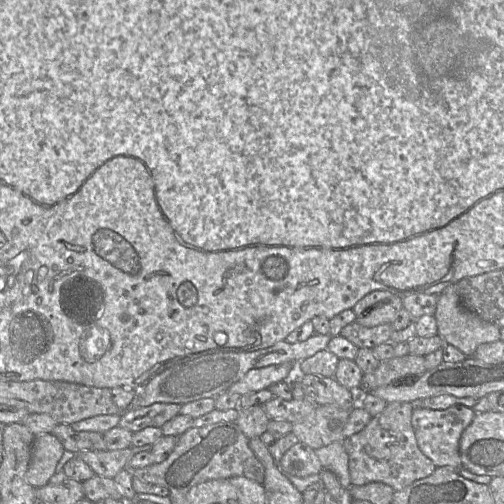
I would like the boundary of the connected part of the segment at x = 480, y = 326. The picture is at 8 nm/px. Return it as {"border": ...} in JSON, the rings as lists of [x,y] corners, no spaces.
{"border":[[[456,284],[438,295],[434,316],[444,345],[453,345],[466,356],[472,357],[479,345],[500,339],[501,328],[482,320],[462,305]]]}

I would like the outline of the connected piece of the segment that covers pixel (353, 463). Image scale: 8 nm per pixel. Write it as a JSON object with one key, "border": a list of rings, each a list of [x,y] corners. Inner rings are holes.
{"border":[[[410,402],[388,403],[364,429],[343,440],[352,486],[382,482],[394,491],[400,491],[435,471],[434,463],[418,447],[411,422],[413,410]]]}

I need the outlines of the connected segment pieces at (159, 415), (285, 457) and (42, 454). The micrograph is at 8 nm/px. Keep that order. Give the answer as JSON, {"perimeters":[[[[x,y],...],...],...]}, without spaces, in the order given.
{"perimeters":[[[[154,403],[134,410],[125,410],[120,415],[118,426],[133,434],[147,427],[161,428],[179,414],[181,405],[174,403]]],[[[302,442],[296,443],[282,455],[279,468],[288,478],[317,475],[323,470],[316,451]]],[[[50,433],[35,435],[26,479],[33,487],[46,485],[54,475],[65,449],[59,439]]]]}

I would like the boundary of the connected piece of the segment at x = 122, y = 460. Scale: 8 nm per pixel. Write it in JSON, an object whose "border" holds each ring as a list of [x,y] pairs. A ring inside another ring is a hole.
{"border":[[[130,446],[120,450],[84,450],[76,456],[87,463],[96,475],[114,478],[122,469],[127,468],[132,455],[132,446]]]}

